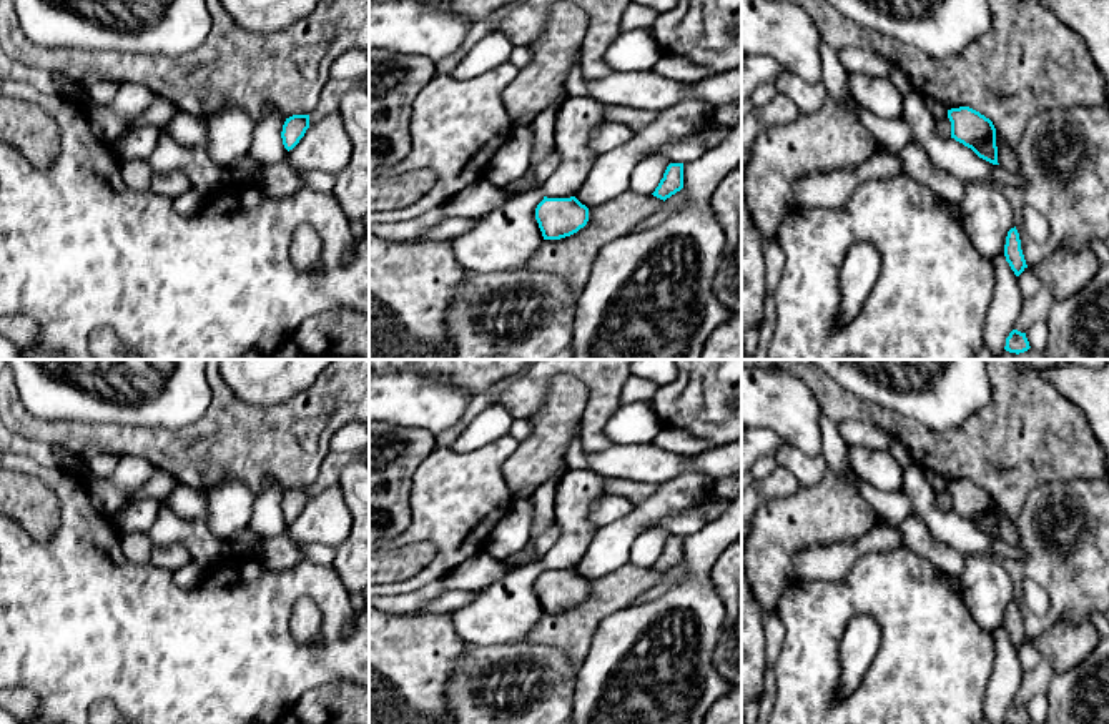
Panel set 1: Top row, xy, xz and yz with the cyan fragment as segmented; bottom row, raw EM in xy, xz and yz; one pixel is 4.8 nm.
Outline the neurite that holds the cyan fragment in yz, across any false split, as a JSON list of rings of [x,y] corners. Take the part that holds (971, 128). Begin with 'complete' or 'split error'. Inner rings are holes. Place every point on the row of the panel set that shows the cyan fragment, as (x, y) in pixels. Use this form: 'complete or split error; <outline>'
complete; [[[969,107],[948,110],[951,138],[971,148],[979,158],[998,163],[996,128],[989,118]]]

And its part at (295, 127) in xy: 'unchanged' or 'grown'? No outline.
unchanged

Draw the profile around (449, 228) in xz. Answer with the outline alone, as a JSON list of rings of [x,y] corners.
[[[444,216],[444,220],[422,233],[419,240],[427,241],[452,241],[461,236],[464,231],[472,228],[479,218],[459,218],[459,216]]]

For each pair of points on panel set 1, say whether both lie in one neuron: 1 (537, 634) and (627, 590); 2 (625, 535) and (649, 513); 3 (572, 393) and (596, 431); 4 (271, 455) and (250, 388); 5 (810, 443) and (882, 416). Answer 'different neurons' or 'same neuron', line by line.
1: same neuron
2: same neuron
3: different neurons
4: different neurons
5: different neurons

